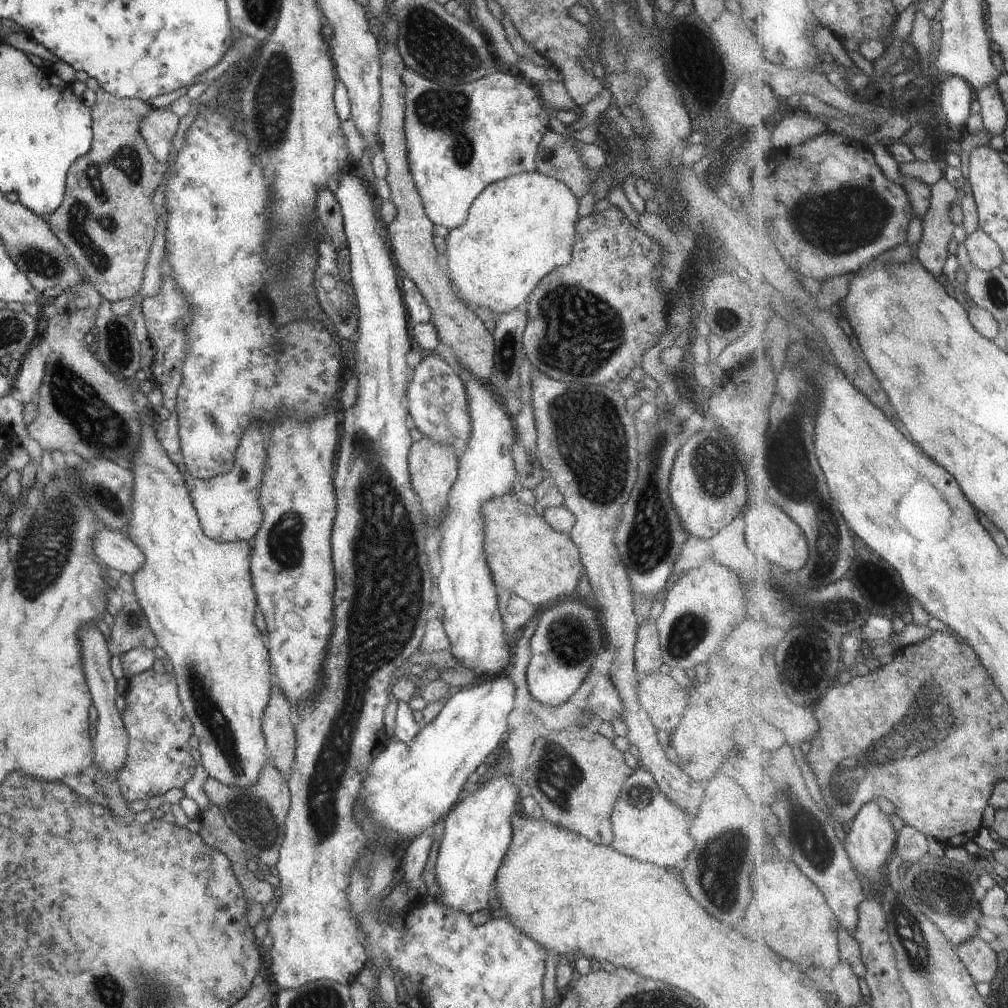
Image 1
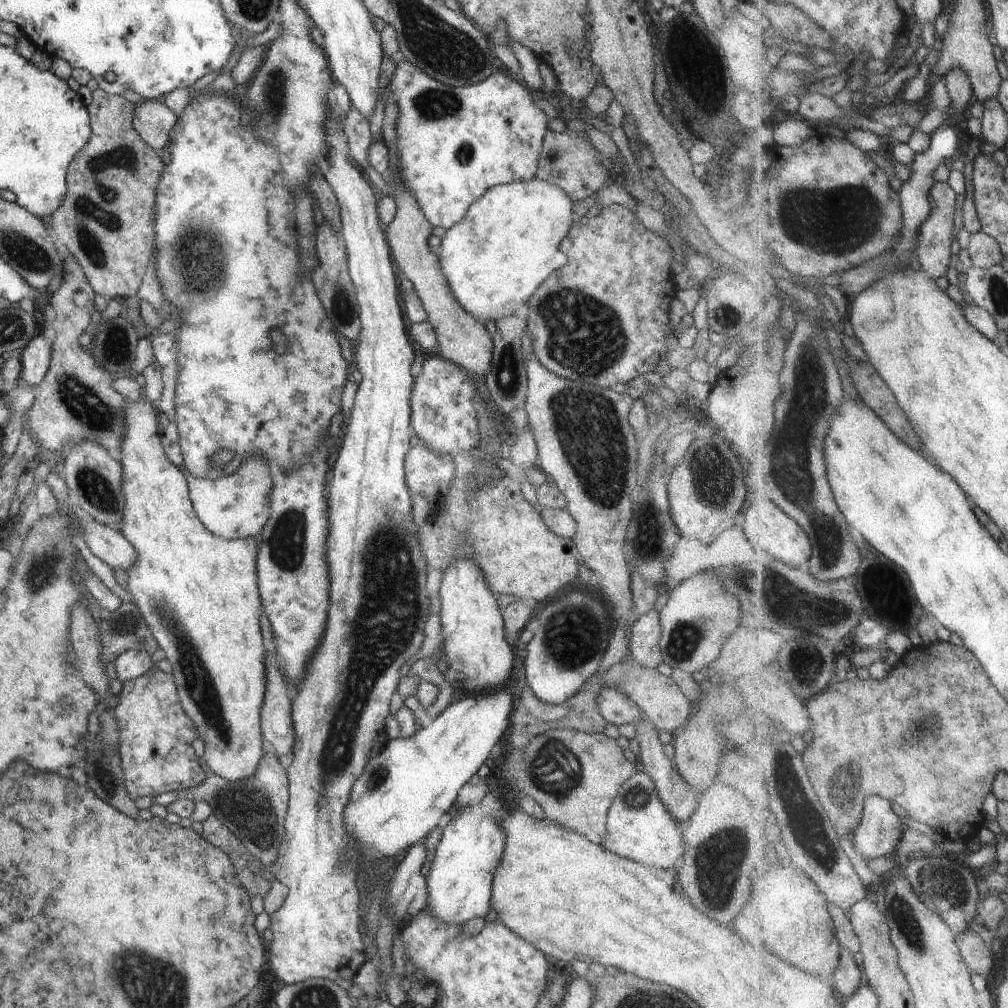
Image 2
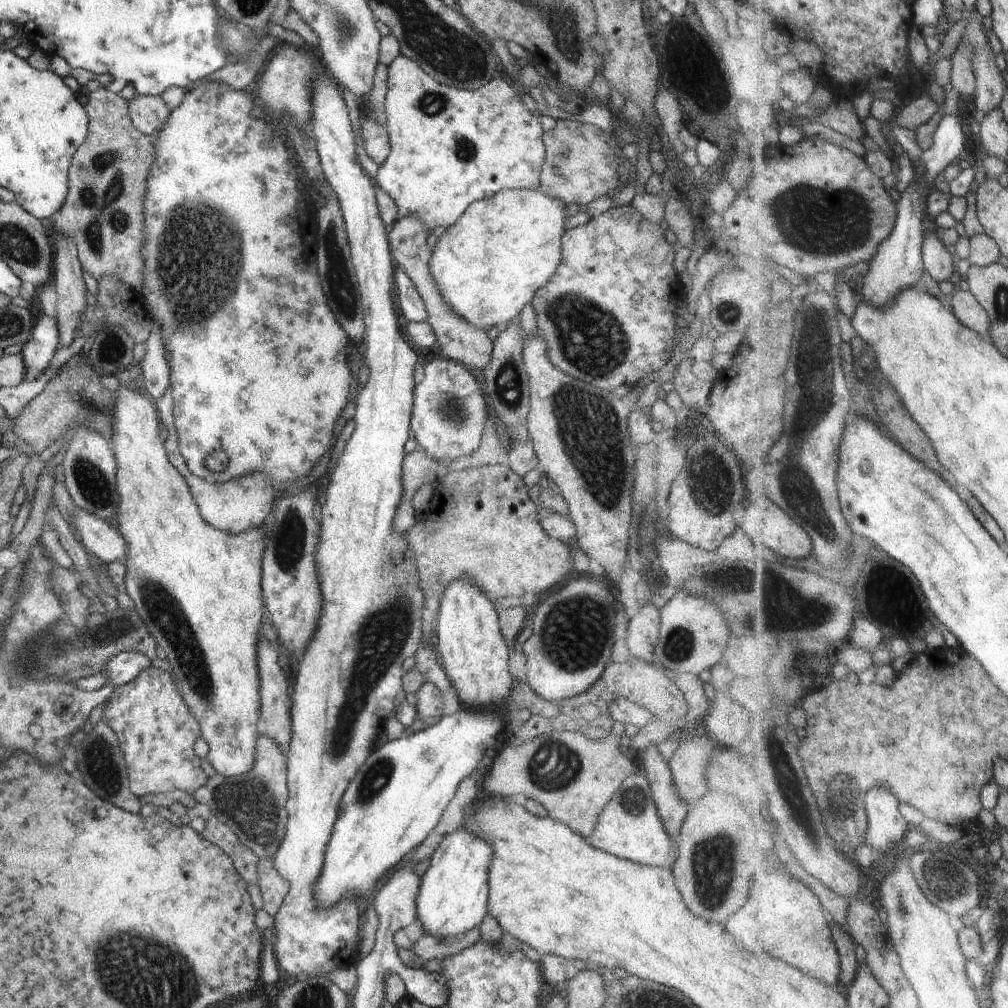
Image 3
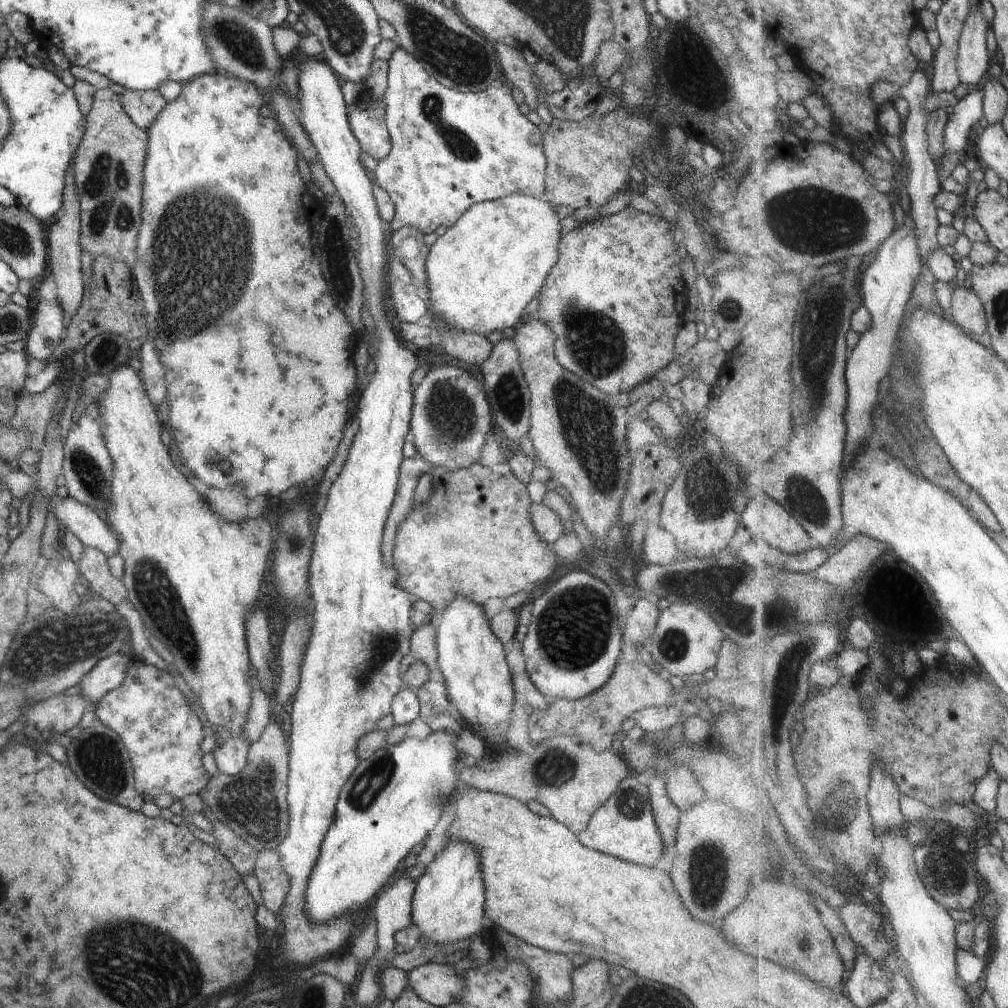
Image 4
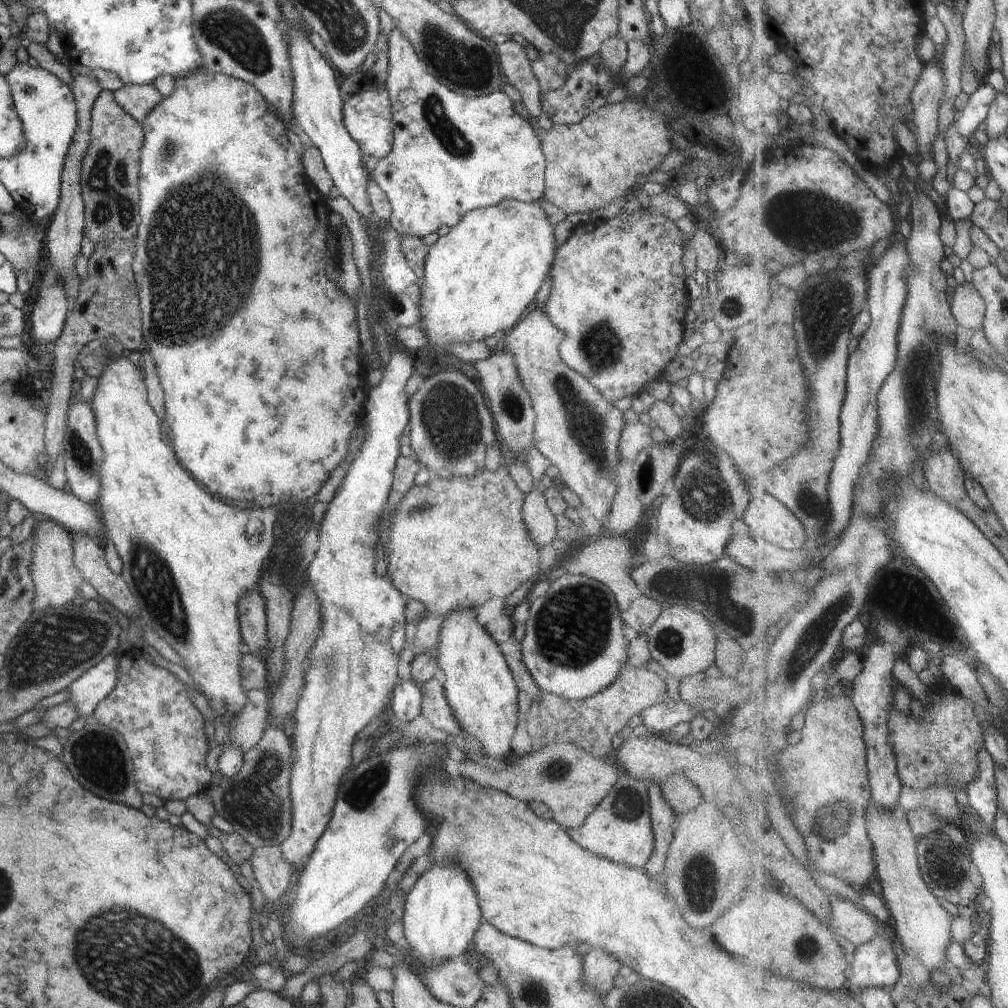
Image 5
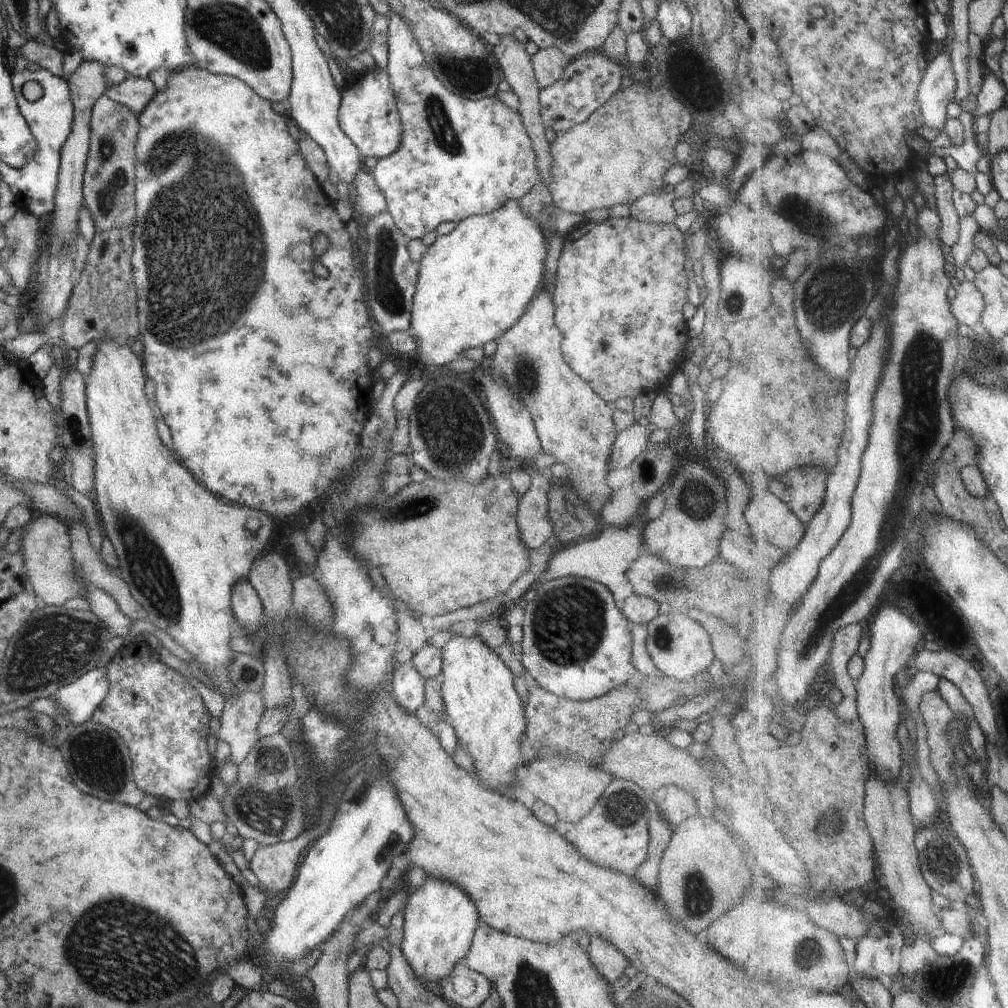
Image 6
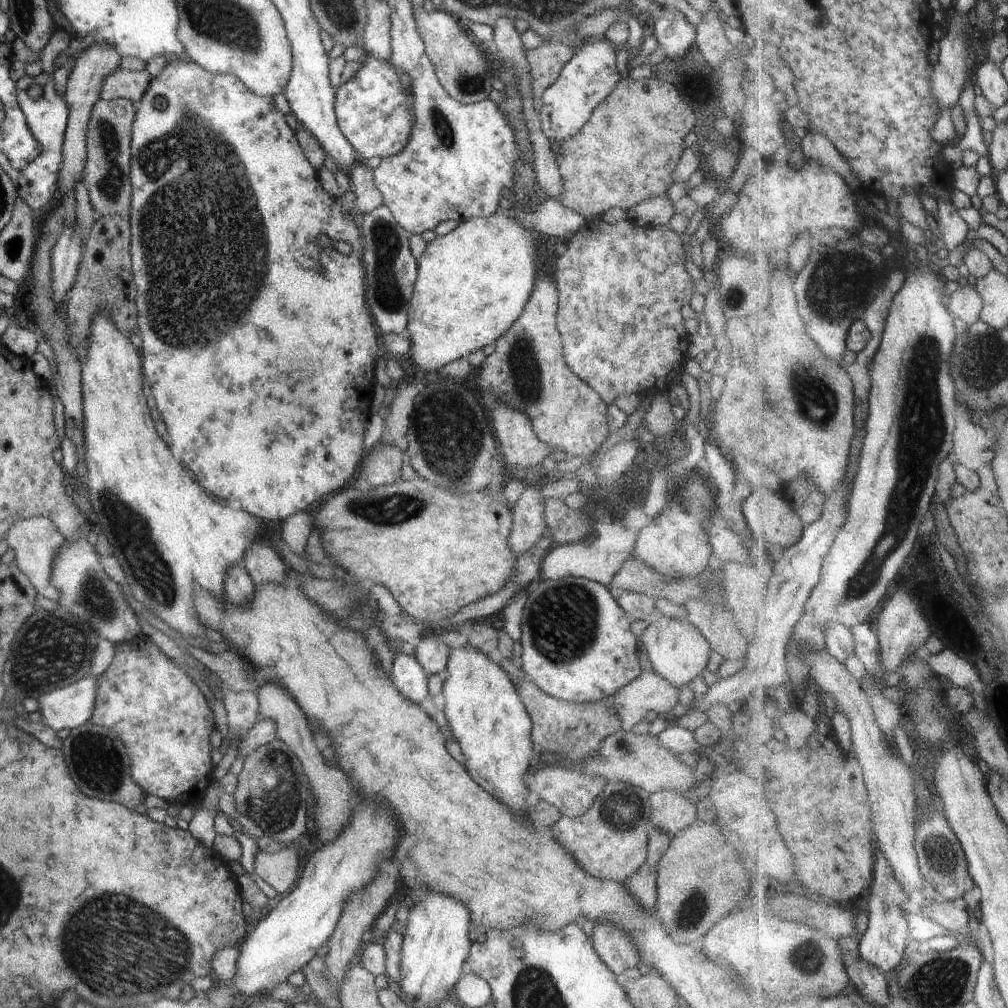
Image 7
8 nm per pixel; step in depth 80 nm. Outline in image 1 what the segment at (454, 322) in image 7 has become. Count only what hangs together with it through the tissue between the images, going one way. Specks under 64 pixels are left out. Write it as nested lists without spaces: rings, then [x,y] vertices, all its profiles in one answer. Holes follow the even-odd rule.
[[[534,170],[532,173],[520,173],[517,175],[509,176],[504,180],[492,183],[487,186],[478,198],[474,200],[472,206],[469,208],[468,218],[464,221],[463,225],[449,231],[446,241],[446,258],[447,258],[447,276],[454,288],[456,288],[457,296],[460,300],[464,301],[469,307],[478,306],[478,308],[486,308],[493,314],[502,314],[520,309],[526,305],[530,294],[536,288],[536,285],[554,269],[560,266],[566,266],[573,261],[572,252],[577,239],[576,221],[578,220],[578,198],[572,194],[572,191],[562,181],[557,181],[555,178],[540,174]]]

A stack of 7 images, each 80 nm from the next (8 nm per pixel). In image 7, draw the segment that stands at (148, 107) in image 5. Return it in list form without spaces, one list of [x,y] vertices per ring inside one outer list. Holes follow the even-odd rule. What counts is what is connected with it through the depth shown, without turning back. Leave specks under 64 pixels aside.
[[[118,67],[104,78],[99,98],[104,100],[127,98],[137,105],[147,92],[150,78],[146,70],[133,71]]]

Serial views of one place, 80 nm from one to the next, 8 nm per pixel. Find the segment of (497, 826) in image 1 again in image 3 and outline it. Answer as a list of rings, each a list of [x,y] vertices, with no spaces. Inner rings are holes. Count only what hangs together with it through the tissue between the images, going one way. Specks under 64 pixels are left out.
[[[457,826],[454,832],[444,837],[421,877],[416,897],[417,918],[426,933],[444,939],[480,927],[484,916],[488,914],[488,867],[492,855],[492,843],[480,839],[479,835],[474,835],[462,826]]]

